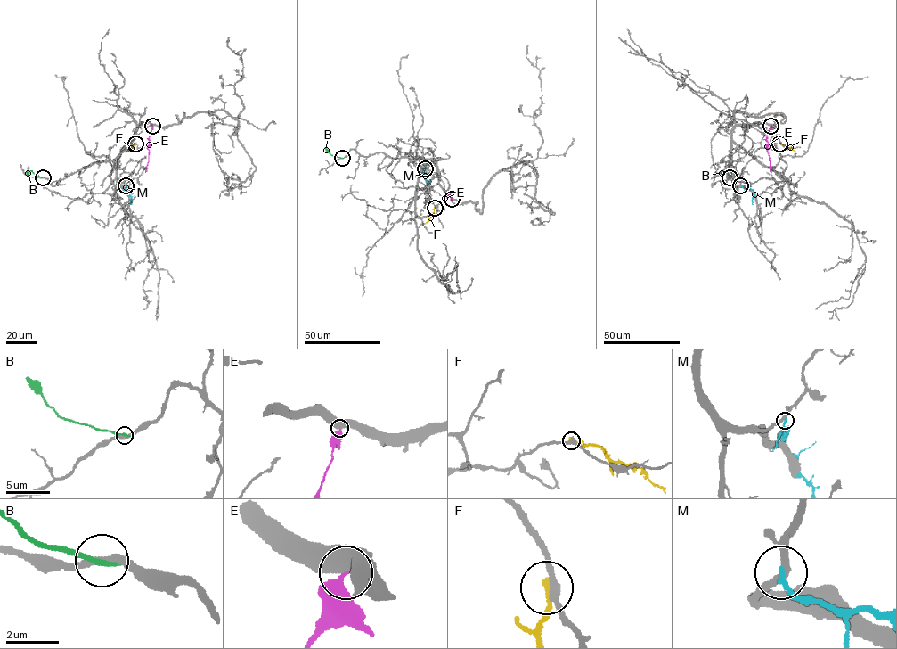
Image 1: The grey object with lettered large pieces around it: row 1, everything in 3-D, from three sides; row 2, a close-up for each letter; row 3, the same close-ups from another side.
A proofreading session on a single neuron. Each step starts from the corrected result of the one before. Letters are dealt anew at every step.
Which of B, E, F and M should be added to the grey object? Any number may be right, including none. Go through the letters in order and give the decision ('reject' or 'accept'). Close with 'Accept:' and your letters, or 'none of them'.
B: reject
E: reject
F: reject
M: reject
Accept: none of them

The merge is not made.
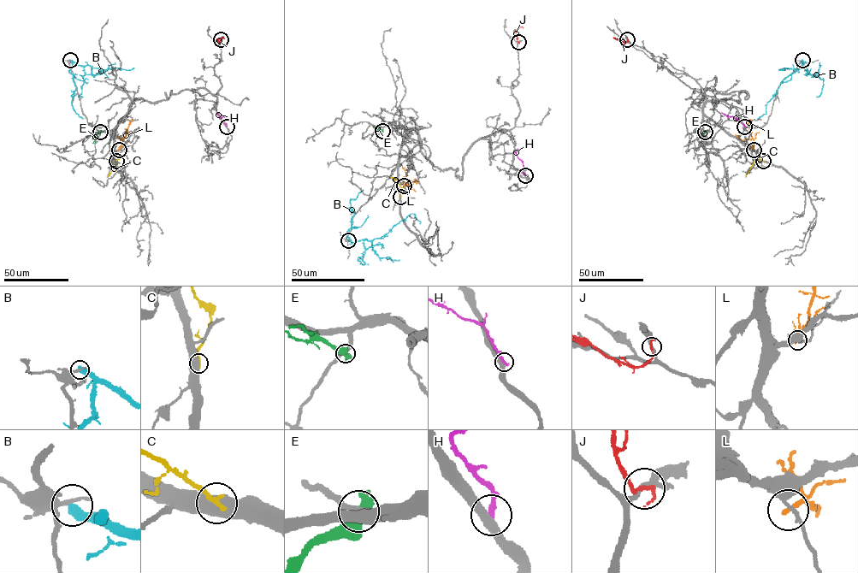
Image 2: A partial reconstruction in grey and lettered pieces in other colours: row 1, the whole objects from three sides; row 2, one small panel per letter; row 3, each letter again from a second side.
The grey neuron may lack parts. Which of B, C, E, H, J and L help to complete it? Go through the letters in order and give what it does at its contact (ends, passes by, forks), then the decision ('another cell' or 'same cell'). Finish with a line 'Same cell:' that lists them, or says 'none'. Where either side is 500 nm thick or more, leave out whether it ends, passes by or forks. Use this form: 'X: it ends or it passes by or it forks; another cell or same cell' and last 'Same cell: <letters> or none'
B: another cell
C: another cell
E: another cell
H: it ends; another cell
J: it passes by; another cell
L: it ends; another cell
Same cell: none

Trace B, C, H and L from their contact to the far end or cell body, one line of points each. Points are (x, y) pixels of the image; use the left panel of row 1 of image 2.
B: (70, 60), (73, 66), (69, 72), (75, 86), (71, 102), (73, 110), (83, 119)
C: (116, 161), (107, 176)
H: (227, 127), (224, 117), (219, 116), (219, 112)
L: (119, 150), (133, 119)

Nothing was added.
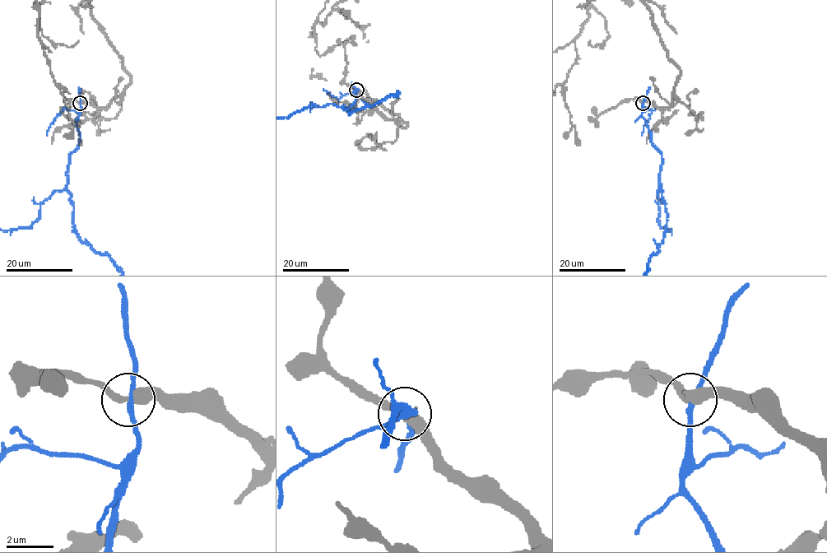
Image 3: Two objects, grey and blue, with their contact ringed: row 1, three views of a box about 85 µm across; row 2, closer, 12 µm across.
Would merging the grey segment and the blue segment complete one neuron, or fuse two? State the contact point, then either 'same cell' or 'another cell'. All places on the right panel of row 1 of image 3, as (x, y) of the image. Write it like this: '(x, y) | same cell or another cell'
(643, 103) | another cell

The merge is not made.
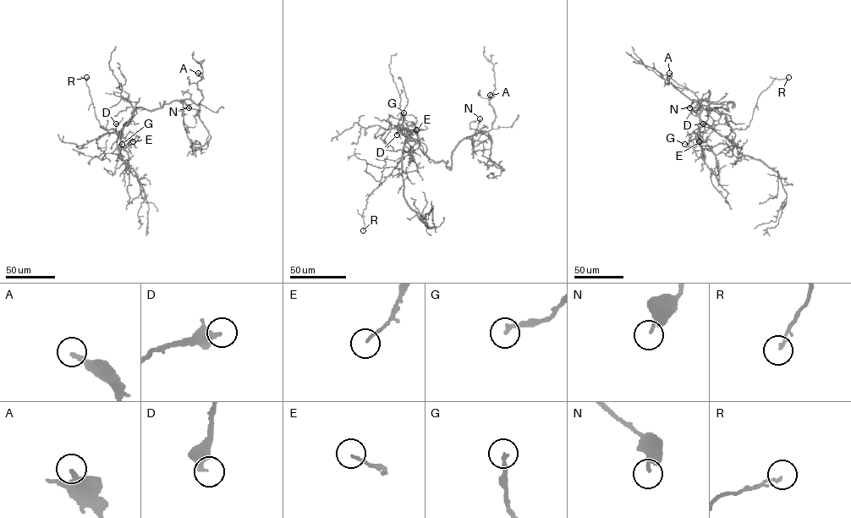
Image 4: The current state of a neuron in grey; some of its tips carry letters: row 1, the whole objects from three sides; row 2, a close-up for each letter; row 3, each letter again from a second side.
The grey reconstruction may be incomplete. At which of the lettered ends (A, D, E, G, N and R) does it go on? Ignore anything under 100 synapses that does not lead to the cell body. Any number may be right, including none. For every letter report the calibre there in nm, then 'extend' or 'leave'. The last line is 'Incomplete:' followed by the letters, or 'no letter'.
A: 240 nm | leave
D: 260 nm | leave
E: 130 nm | leave
G: 200 nm | leave
N: 240 nm | leave
R: 140 nm | leave
Incomplete: no letter

